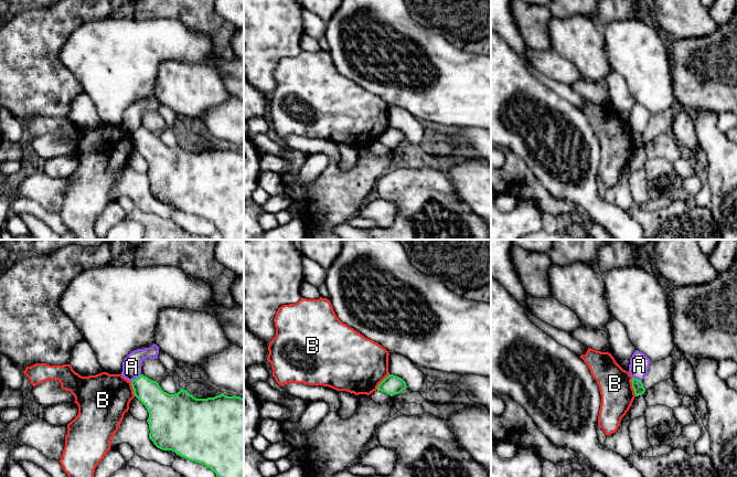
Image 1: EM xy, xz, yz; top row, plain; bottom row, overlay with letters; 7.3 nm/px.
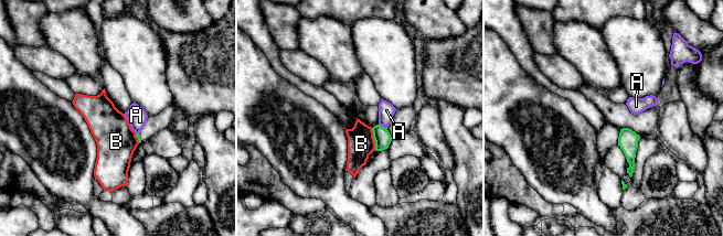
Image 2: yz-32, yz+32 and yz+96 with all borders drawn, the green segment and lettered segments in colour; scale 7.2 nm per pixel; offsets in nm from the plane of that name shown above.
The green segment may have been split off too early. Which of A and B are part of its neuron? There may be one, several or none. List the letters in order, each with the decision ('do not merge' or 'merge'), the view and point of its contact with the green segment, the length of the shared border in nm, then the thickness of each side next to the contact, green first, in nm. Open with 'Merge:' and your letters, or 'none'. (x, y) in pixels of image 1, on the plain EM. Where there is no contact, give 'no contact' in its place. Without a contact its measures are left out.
Merge: none
A: do not merge; meets green in xy at (136, 130); contact 90 nm long; 190 nm thick on the green side, 140 nm on the other
B: do not merge; meets green in yz at (632, 139); contact 140 nm long; 80 nm thick on the green side, 240 nm on the other

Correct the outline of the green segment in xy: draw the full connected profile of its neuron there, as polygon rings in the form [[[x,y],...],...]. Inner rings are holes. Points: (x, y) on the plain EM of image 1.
[[[140,127],[138,130],[131,134],[131,138],[133,141],[135,149],[146,159],[149,170],[147,172],[149,177],[149,191],[153,194],[153,197],[162,202],[162,203],[172,203],[177,208],[199,216],[204,218],[205,220],[213,223],[218,231],[223,240],[244,240],[244,152],[241,149],[227,149],[224,146],[216,148],[214,150],[207,151],[196,151],[192,147],[190,147],[186,142],[182,140],[175,147],[169,147],[164,145],[157,134],[149,131],[148,129]]]

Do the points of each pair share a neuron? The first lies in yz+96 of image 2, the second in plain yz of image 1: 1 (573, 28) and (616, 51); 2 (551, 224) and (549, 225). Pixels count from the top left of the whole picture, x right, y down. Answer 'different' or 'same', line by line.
1: different
2: same

